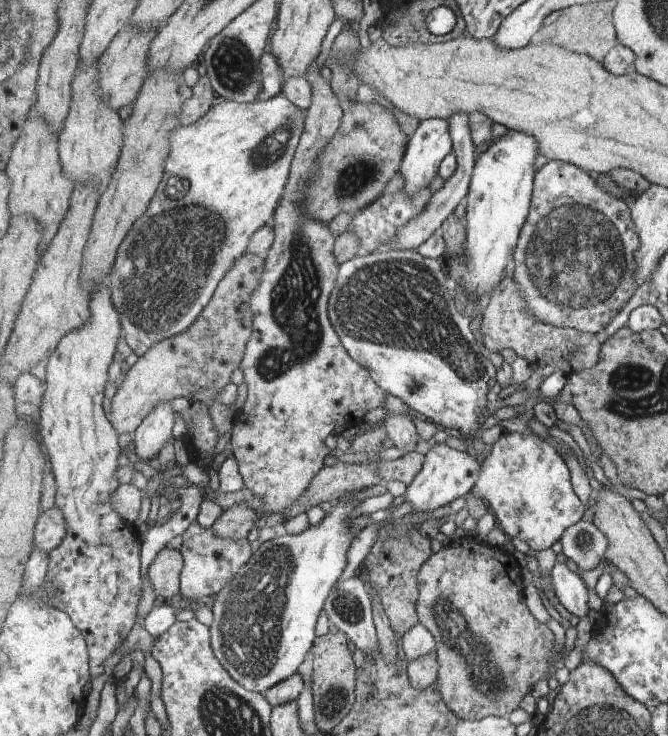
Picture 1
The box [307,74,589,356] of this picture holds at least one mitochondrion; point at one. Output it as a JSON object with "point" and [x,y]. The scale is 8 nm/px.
{"point":[358,176]}

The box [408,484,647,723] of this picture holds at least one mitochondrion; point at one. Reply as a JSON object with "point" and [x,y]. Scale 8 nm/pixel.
{"point":[451,621]}

